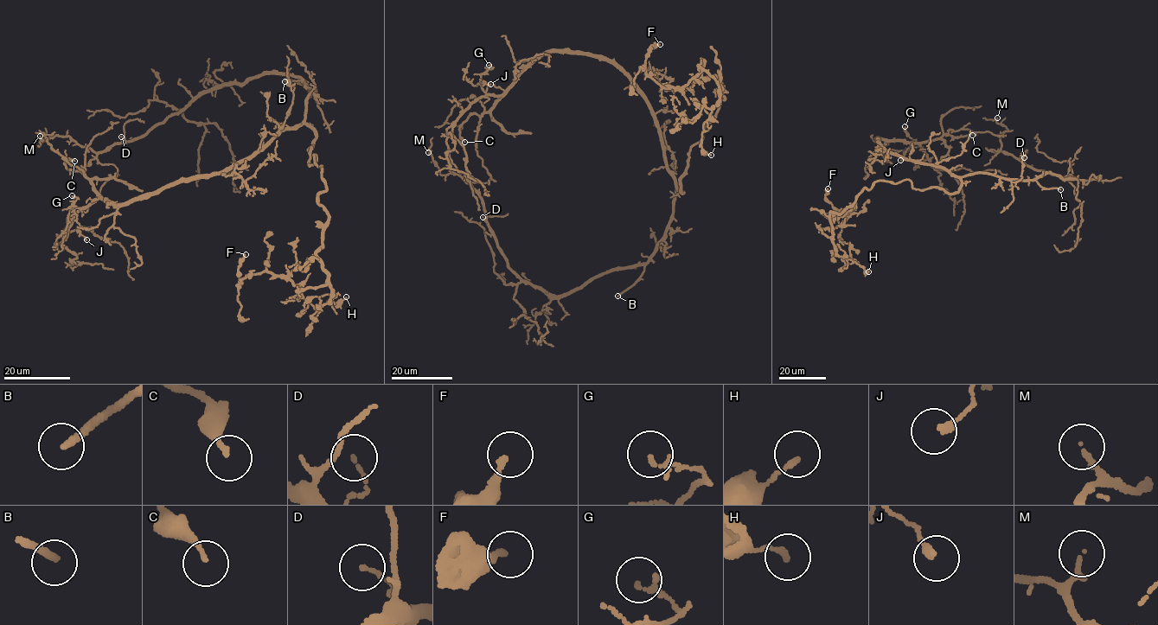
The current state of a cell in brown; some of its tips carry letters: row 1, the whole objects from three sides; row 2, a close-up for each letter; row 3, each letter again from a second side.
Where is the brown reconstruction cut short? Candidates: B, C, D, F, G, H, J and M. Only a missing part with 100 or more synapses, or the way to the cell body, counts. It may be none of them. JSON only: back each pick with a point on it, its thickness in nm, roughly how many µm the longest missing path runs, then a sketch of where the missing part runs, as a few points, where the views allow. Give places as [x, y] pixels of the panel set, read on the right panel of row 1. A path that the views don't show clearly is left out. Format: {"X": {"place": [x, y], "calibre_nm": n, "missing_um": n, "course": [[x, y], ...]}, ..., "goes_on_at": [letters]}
{"B": {"place": [1060, 189], "calibre_nm": 220, "missing_um": 80, "course": [[1060, 189], [1070, 215], [1058, 239], [1064, 243], [1108, 212], [1121, 215]]}, "goes_on_at": ["B"]}

